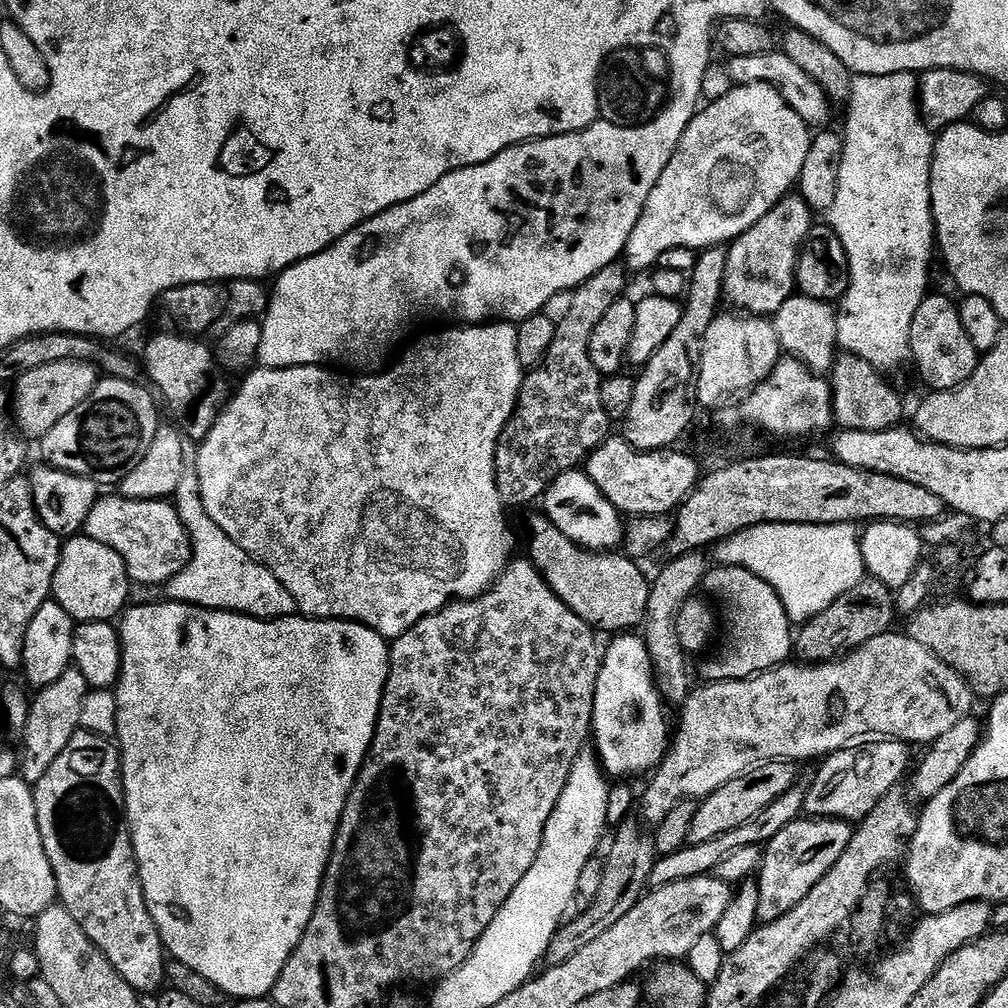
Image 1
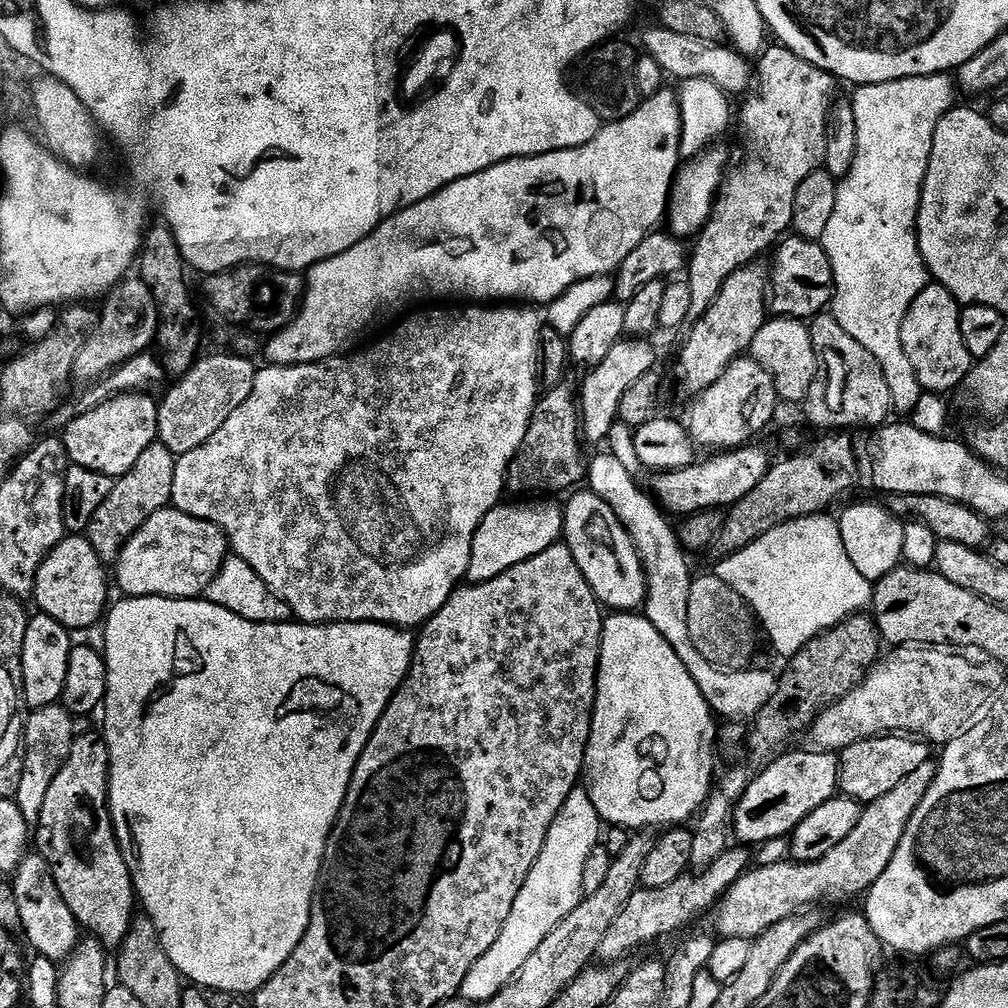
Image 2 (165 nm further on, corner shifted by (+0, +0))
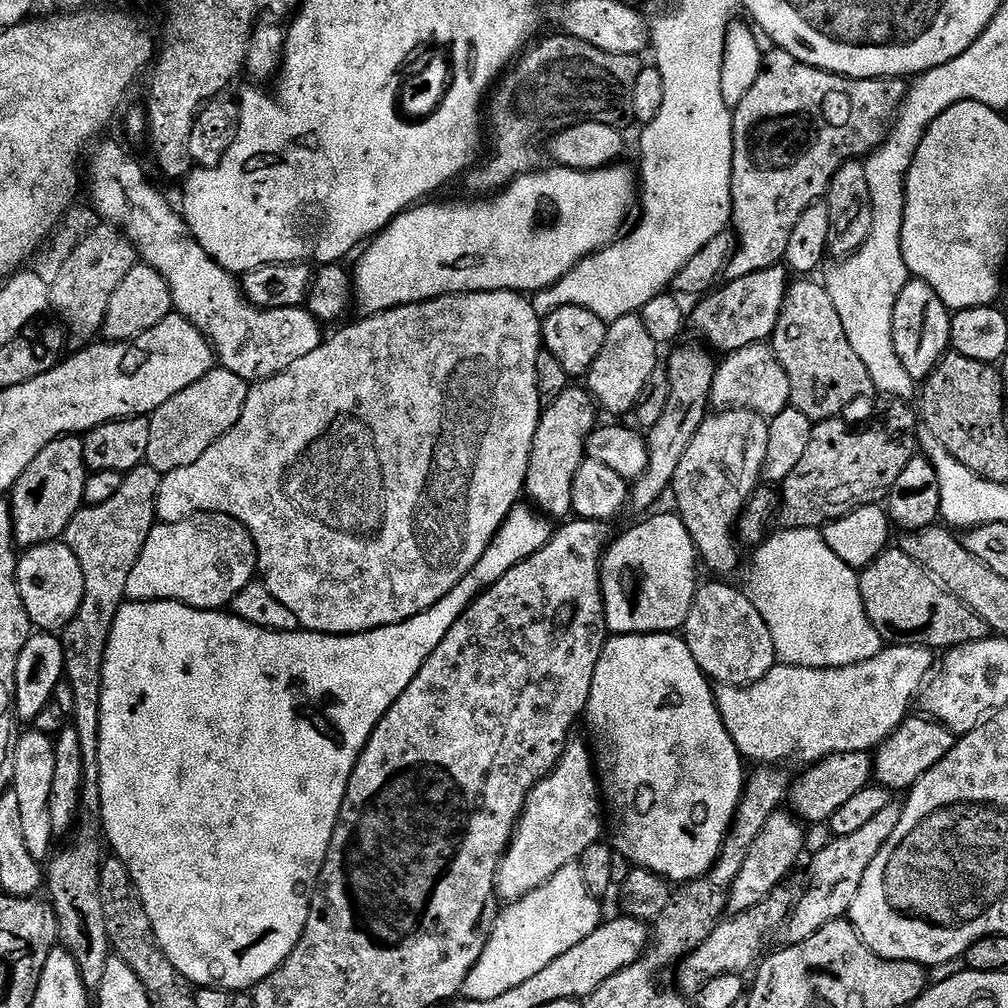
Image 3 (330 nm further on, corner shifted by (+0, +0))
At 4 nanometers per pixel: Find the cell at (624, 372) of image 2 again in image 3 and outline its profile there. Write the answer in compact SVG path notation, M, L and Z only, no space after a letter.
M570 386L562 390L562 394L558 394L558 398L554 398L554 402L540 413L534 446L530 450L524 490L527 499L549 518L568 518L573 515L574 478L586 458L588 439L598 427L596 412L598 405L587 387Z

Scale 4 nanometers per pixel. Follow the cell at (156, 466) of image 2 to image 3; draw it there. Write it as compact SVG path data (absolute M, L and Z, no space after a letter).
M148 463L139 464L133 472L123 477L118 492L102 506L87 505L74 514L70 526L62 537L63 543L74 550L74 558L78 558L78 566L82 566L82 578L86 582L86 590L82 598L82 606L78 614L66 625L62 633L64 642L64 675L66 683L74 694L74 714L72 720L78 730L78 738L82 742L84 755L84 785L80 795L80 815L71 833L73 844L64 849L53 851L46 864L46 893L58 918L58 940L64 949L74 958L78 970L82 974L82 982L89 990L100 987L102 974L106 971L108 957L113 955L112 943L106 934L106 913L102 910L102 894L100 893L100 844L102 848L102 821L100 819L100 703L102 702L102 678L104 677L104 655L110 642L110 630L114 626L114 618L118 610L126 603L126 581L130 579L130 570L134 570L134 562L138 562L138 554L142 554L142 546L146 546L146 538L150 538L150 530L155 528L156 499L160 493L162 475Z

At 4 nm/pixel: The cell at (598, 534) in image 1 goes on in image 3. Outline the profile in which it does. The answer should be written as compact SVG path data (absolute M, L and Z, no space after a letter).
M664 512L661 516L652 514L641 519L644 520L641 524L634 525L617 540L615 537L604 549L604 557L600 559L600 589L604 595L604 613L609 633L618 636L639 632L676 634L684 627L698 587L698 553L679 515L669 512Z

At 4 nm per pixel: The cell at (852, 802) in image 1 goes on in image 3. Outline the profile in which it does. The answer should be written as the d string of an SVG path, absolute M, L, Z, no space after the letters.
M931 718L923 719L905 720L893 736L888 736L883 744L875 749L874 780L879 787L886 788L893 794L911 790L927 772L934 770L934 766L938 766L938 762L942 762L942 758L946 758L946 754L950 754L950 750L956 745L957 737L946 725Z

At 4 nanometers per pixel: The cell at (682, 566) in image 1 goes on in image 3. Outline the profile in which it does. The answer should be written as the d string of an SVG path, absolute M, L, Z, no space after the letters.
M884 398L879 402L881 404L877 406L876 412L880 416L866 421L861 428L851 428L844 418L822 420L813 427L805 456L790 473L790 478L786 478L778 488L778 520L784 528L823 529L825 524L840 520L862 506L887 501L894 482L898 482L898 474L902 474L902 470L906 470L906 462L918 454L918 412L912 409L913 405L907 400Z

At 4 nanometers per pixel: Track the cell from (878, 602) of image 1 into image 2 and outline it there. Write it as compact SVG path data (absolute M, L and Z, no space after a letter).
M857 614L849 616L829 632L816 636L806 647L798 650L798 654L791 656L787 661L788 669L779 673L774 698L770 698L768 705L754 717L756 729L752 732L752 757L749 758L748 764L726 773L721 780L719 777L718 786L713 787L695 821L696 826L694 824L691 829L693 869L707 868L730 847L732 814L753 775L781 755L791 745L788 743L803 728L805 731L822 710L826 710L833 702L858 687L868 675L869 668L881 659L880 648L882 649L882 637L875 619L868 614Z

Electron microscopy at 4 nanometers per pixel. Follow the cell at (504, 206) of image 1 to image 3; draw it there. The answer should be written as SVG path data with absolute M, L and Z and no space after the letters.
M617 162L610 164L606 168L595 168L587 172L586 170L574 170L573 168L561 168L559 166L547 166L541 167L534 172L528 172L524 176L520 176L517 180L513 180L511 184L500 189L495 194L485 195L483 198L468 198L472 200L456 200L453 204L428 204L432 202L421 202L413 207L406 209L404 212L398 213L390 222L382 229L381 232L376 233L374 239L359 253L360 261L357 262L356 268L352 272L352 286L354 289L354 304L358 309L361 308L361 313L364 316L376 316L379 312L389 312L391 308L401 308L407 304L420 304L424 300L437 300L440 296L456 296L460 292L519 292L521 294L535 294L537 292L544 291L545 288L549 288L551 284L556 284L560 279L566 275L570 270L574 270L574 266L578 266L587 256L592 256L596 252L602 251L606 246L615 244L620 239L622 233L629 227L630 221L637 215L638 212L638 176L635 171L632 172L624 165L624 162Z

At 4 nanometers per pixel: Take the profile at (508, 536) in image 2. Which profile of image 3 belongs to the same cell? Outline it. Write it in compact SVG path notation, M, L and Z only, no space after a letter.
M521 502L517 504L516 507L510 510L506 522L502 522L498 534L494 534L492 544L486 546L486 554L482 554L482 558L478 558L478 562L474 562L474 570L470 570L470 574L466 574L466 578L462 578L462 582L458 582L458 586L454 586L454 590L450 590L450 594L446 594L446 598L442 598L437 604L430 606L430 610L426 610L406 622L398 622L394 626L386 626L385 628L375 628L369 632L357 632L354 636L327 636L321 632L310 632L307 630L298 632L262 630L262 626L254 626L242 618L233 616L231 611L192 608L189 604L179 604L177 600L142 600L139 602L126 602L121 606L114 618L114 626L110 630L110 642L104 655L104 677L102 678L100 750L98 753L100 757L100 819L102 821L102 832L106 837L107 847L109 844L116 851L113 852L115 859L121 860L126 866L130 878L134 878L134 886L142 898L142 906L150 918L150 926L154 926L154 934L158 938L161 950L166 954L166 958L170 958L172 965L197 989L223 988L229 994L240 994L245 990L255 989L256 985L261 984L267 976L274 974L274 970L278 970L283 966L284 960L292 953L294 946L300 941L304 933L304 927L308 921L308 908L312 904L314 885L316 879L320 876L322 866L326 862L330 838L334 834L336 823L340 817L342 802L344 801L344 795L352 777L352 771L362 754L362 750L367 746L368 739L372 736L372 731L376 729L378 722L390 710L392 703L404 693L406 686L410 686L410 682L414 682L414 678L418 674L418 670L422 670L426 658L430 658L430 654L434 654L434 650L438 650L438 642L442 642L442 638L446 638L450 626L454 626L454 622L458 622L461 614L486 589L494 586L494 582L498 582L498 578L502 578L502 574L506 574L506 570L514 570L514 566L518 566L518 562L530 558L530 554L538 554L538 550L542 550L542 546L546 546L546 542L552 537L553 531L554 524L549 517L541 514L535 507L529 506L527 503Z

